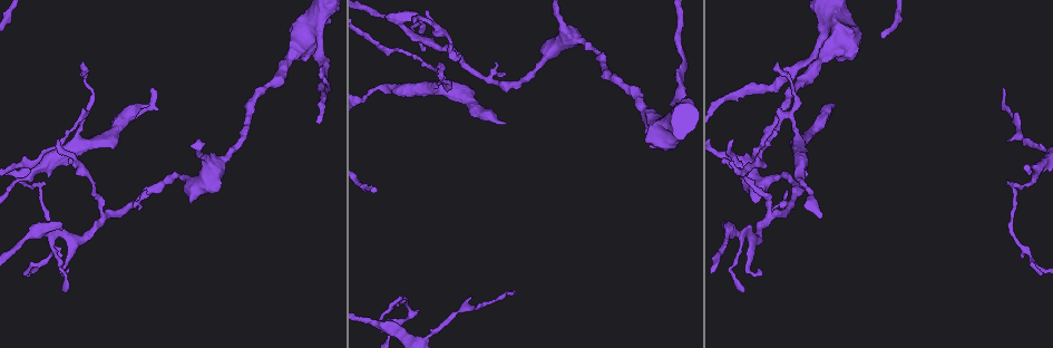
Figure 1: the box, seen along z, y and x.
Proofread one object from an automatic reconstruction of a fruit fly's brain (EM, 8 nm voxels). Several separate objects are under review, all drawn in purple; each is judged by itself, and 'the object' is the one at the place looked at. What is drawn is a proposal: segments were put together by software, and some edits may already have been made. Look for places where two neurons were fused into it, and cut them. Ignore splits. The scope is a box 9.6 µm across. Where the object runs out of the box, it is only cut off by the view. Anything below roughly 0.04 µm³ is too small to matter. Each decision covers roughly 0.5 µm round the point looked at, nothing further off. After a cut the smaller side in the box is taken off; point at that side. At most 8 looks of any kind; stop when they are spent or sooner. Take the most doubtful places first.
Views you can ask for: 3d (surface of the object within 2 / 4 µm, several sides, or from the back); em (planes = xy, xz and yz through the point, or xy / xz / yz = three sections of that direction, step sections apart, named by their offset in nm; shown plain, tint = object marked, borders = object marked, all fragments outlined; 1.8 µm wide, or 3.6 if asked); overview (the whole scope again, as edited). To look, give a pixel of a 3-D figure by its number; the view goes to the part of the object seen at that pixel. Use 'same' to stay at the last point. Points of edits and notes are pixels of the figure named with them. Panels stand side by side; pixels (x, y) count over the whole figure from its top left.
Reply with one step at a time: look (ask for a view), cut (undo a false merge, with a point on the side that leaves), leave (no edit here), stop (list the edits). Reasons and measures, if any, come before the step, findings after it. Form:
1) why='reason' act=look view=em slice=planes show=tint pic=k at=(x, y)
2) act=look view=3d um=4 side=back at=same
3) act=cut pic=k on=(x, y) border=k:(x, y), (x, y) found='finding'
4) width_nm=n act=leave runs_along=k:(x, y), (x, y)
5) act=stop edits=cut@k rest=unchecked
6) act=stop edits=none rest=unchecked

why='sudden change in width' act=look view=em slice=planes show=plain pic=1 at=(379, 324)

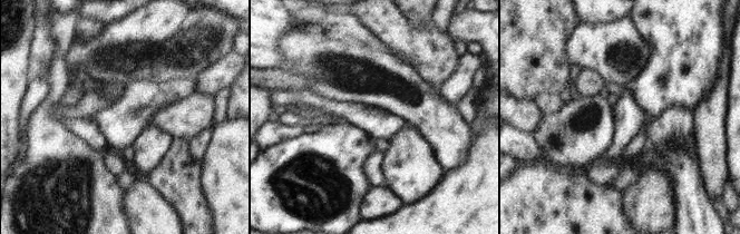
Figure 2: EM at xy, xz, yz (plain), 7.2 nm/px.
why='with the object marked' act=look view=em slice=planes show=tint at=same

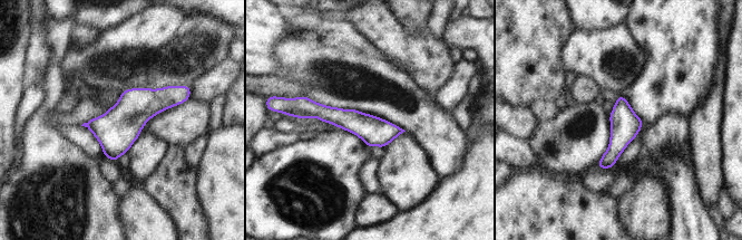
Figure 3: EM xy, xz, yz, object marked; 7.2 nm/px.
width_nm=220 act=leave found='one neuron here'

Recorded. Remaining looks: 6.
act=look view=3d um=2 side=back pic=1 at=(78, 145)

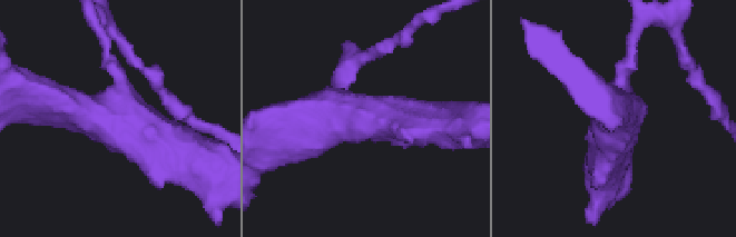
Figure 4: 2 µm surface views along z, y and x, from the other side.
arms=3 why='now the EM' act=look view=em slice=xy step=16 show=tint pic=4 at=(370, 112)

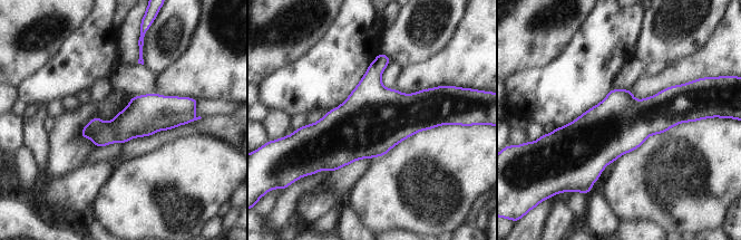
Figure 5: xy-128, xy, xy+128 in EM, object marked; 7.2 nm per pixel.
act=leave runs_along=5:(187, 112), (84, 134) found='one neuron here'

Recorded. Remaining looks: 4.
act=look view=em slice=yz step=8 show=tint pic=1 at=(462, 61)

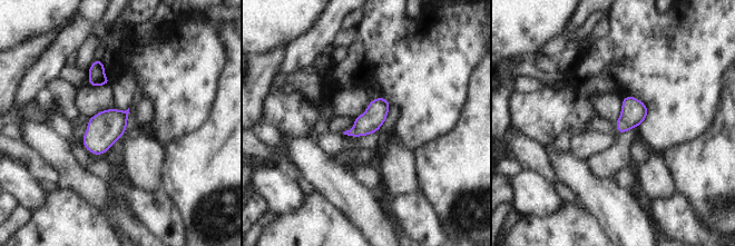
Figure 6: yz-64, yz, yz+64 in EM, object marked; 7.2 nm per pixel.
act=look view=em slice=planes show=borders at=same

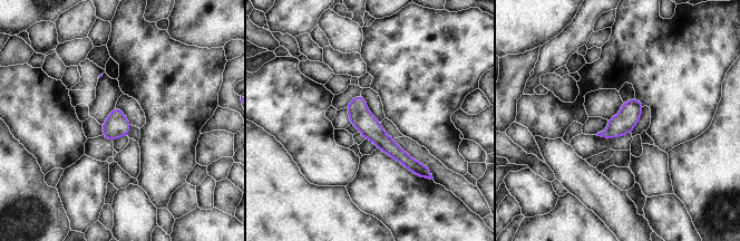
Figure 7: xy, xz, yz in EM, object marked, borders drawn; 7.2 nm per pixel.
width_nm=160 act=leave found='continuous, no second neuron'

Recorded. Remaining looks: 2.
why='small branch off a trunk' act=look view=em um=3.6 slice=planes show=tint pic=1 at=(568, 35)

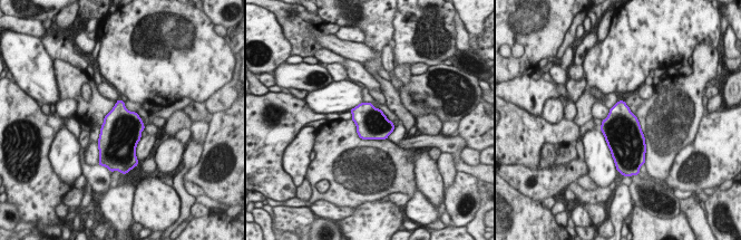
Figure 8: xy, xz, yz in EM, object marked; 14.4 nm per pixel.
act=leave found='one neuron here'

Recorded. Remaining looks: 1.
act=stop edits=none rest=unchecked

